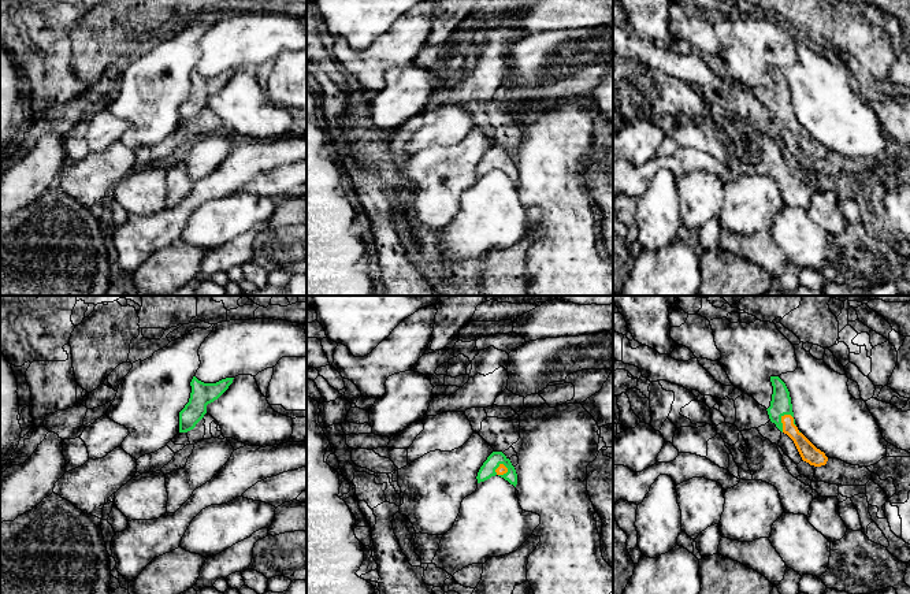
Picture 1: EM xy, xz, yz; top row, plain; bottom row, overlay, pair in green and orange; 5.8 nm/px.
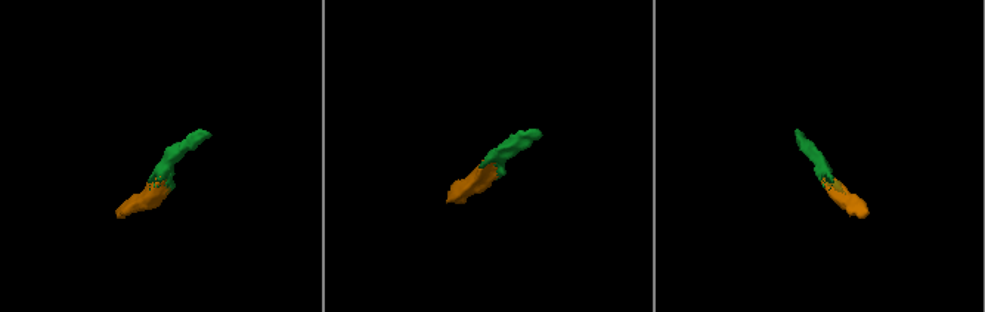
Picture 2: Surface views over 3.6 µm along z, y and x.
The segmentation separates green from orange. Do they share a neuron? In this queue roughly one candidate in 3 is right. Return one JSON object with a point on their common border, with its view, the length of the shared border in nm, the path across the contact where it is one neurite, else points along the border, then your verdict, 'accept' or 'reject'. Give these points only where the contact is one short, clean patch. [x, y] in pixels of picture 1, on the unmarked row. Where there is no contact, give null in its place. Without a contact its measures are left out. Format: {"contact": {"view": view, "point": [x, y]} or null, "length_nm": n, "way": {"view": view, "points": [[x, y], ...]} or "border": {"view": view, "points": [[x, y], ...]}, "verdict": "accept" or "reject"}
{"contact": {"view": "yz", "point": [780, 114]}, "length_nm": 120, "way": {"view": "yz", "points": [[780, 97], [780, 114], [808, 144]]}, "verdict": "accept"}

